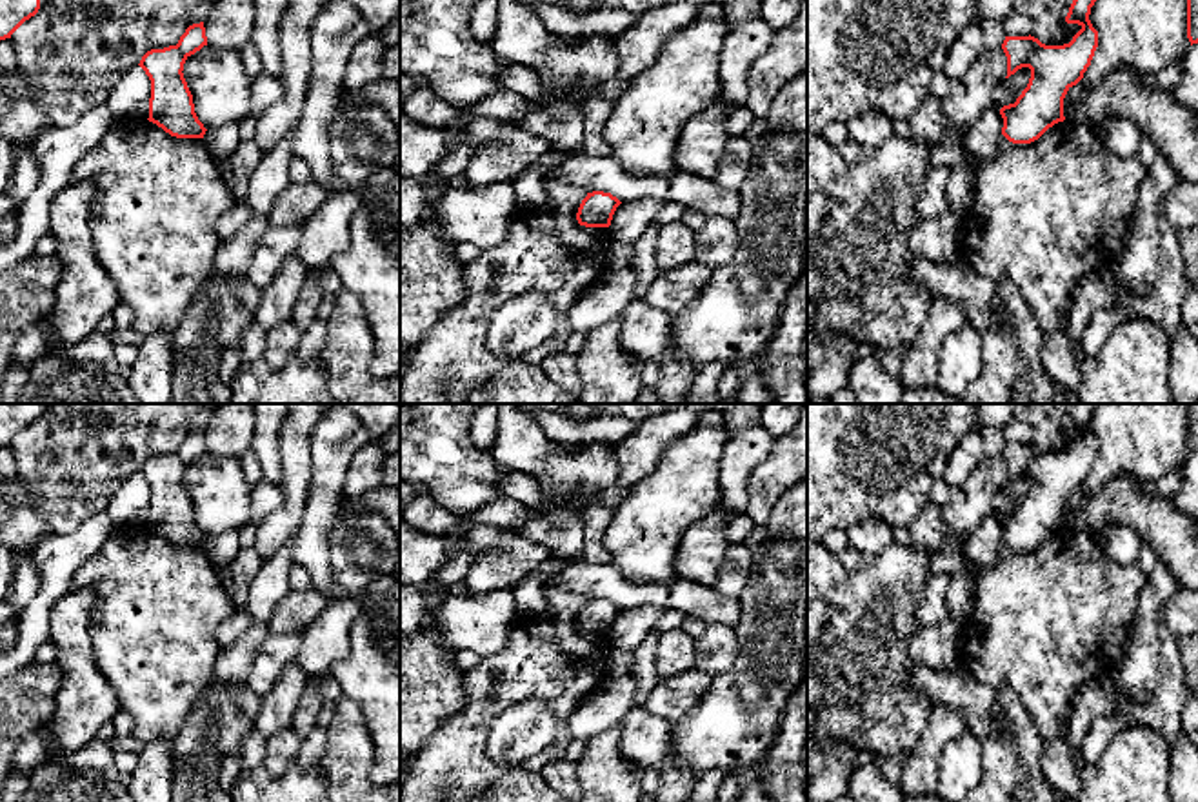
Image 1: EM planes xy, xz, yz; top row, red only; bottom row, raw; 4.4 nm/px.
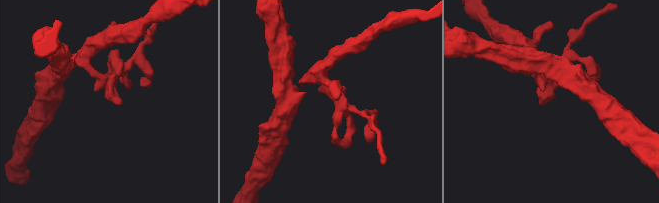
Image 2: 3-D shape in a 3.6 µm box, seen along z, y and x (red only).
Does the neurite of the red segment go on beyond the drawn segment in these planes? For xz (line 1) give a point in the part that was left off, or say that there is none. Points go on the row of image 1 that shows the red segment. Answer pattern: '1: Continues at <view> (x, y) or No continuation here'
1: No continuation here

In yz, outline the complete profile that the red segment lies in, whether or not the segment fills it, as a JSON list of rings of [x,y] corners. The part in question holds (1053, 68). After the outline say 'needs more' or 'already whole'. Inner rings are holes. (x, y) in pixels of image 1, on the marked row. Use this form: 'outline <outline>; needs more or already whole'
outline [[[1073,0],[1067,24],[1082,29],[1063,45],[1045,45],[1034,36],[1005,36],[1002,49],[1007,56],[1007,76],[1022,67],[1031,69],[1027,87],[1014,104],[1003,105],[1002,135],[1013,144],[1031,144],[1049,127],[1063,122],[1063,98],[1076,85],[1098,47],[1098,31],[1089,15],[1096,0]]]; already whole

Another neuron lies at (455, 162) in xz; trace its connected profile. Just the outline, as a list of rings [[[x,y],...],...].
[[[453,140],[447,155],[434,165],[434,182],[449,182],[458,175],[465,175],[465,169],[476,153],[476,145],[471,142]]]

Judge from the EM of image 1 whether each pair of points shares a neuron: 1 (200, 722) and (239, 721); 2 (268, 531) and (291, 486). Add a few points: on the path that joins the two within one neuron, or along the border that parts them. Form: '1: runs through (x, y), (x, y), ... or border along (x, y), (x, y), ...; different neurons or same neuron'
1: runs through (209, 722), (229, 721); same neuron
2: runs through (279, 521), (291, 508), (291, 497); same neuron

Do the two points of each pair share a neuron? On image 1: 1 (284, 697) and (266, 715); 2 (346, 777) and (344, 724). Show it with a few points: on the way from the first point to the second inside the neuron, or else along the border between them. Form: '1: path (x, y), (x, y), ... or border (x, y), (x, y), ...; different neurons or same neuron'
1: path (280, 701), (269, 711); same neuron
2: path (346, 764), (346, 737); same neuron

